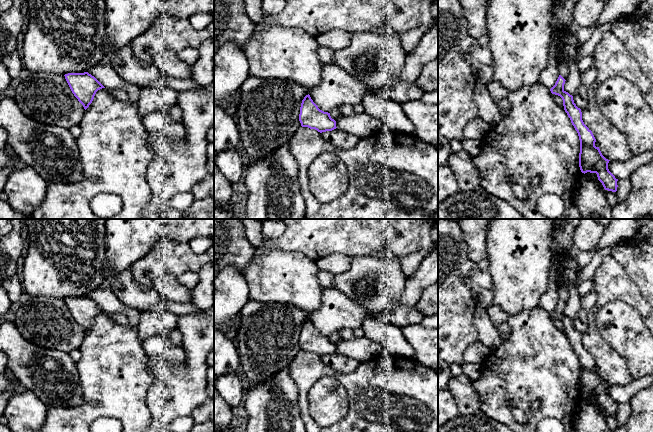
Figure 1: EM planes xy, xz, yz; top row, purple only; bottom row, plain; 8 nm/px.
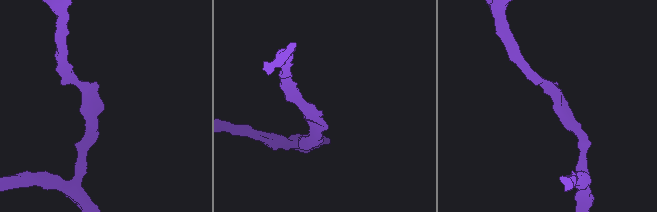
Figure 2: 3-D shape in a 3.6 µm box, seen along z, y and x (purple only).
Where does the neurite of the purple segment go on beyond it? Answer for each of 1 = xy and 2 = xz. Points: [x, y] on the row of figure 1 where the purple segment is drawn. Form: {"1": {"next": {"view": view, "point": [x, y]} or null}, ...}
{"1": {"next": null}, "2": {"next": null}}

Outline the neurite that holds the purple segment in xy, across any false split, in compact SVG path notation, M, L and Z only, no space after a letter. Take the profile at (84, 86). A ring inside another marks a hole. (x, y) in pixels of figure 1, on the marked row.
M88 72L68 73L65 79L78 101L86 110L92 103L96 92L105 88L94 76Z

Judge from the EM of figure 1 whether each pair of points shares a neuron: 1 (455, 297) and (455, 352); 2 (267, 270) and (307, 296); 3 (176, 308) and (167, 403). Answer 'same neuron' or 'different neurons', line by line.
1: same neuron
2: same neuron
3: different neurons

